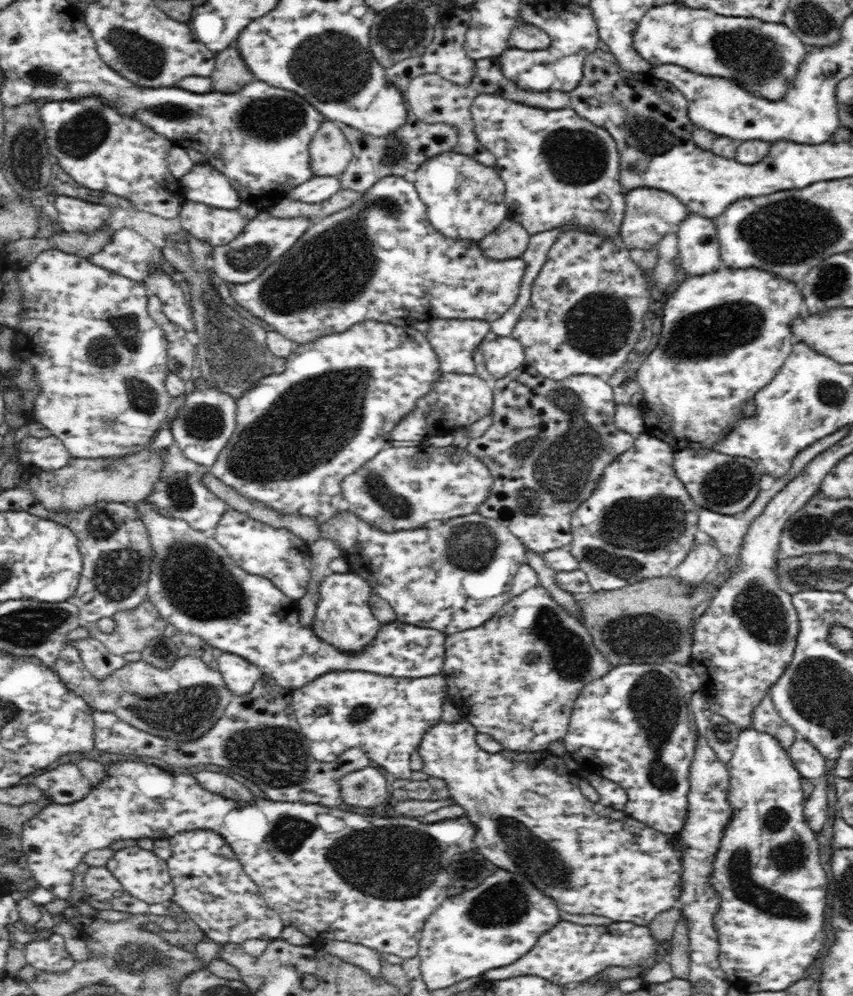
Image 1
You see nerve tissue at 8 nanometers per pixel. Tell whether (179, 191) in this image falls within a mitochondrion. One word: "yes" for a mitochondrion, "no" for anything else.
no

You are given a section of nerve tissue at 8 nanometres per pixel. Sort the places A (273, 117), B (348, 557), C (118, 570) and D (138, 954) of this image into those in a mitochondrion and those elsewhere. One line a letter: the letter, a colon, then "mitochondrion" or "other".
A: mitochondrion
B: other
C: mitochondrion
D: mitochondrion

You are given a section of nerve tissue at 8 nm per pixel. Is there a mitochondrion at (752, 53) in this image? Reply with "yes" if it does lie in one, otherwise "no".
yes

